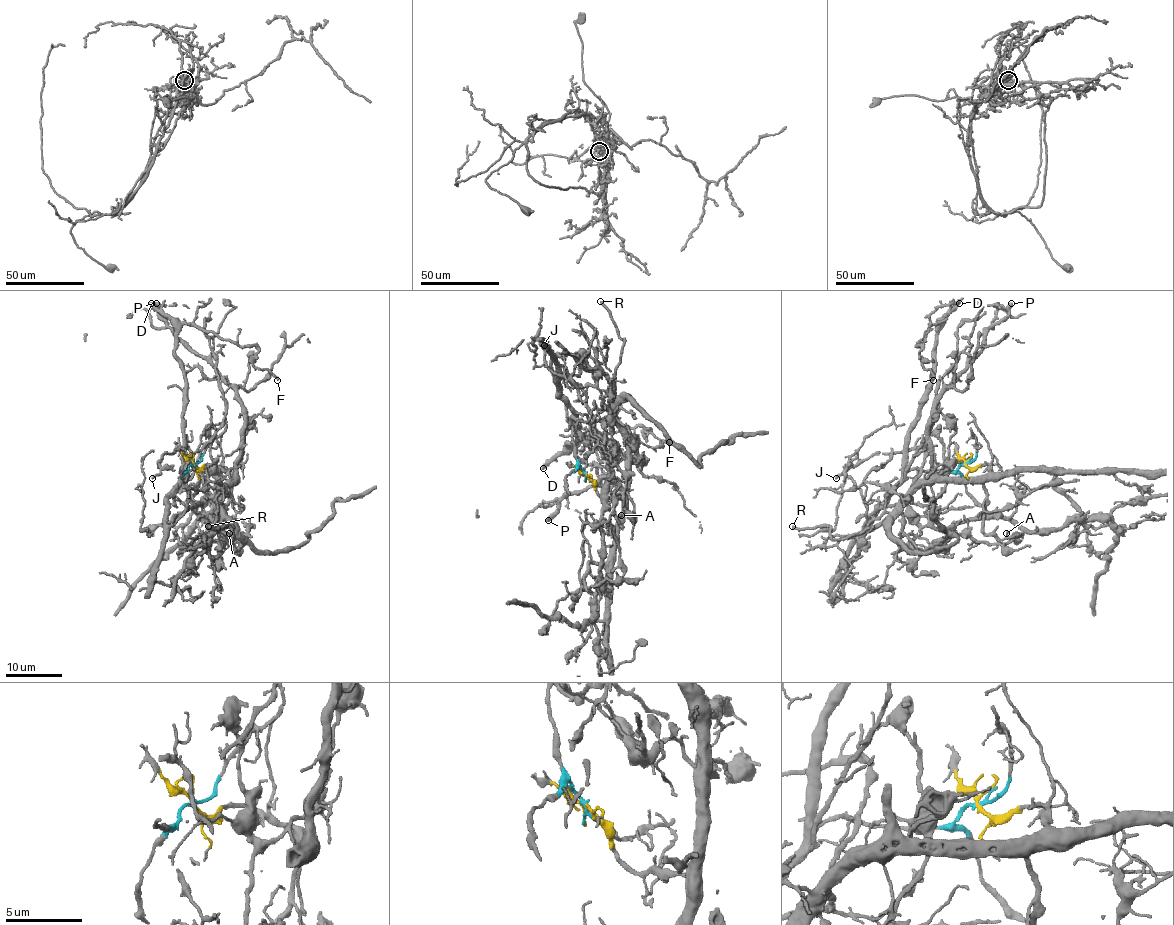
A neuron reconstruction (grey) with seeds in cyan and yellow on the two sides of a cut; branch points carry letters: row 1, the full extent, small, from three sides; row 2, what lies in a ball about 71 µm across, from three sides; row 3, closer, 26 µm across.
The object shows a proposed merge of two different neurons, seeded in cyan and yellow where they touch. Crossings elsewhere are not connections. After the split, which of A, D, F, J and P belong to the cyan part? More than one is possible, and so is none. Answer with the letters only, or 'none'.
D, F

